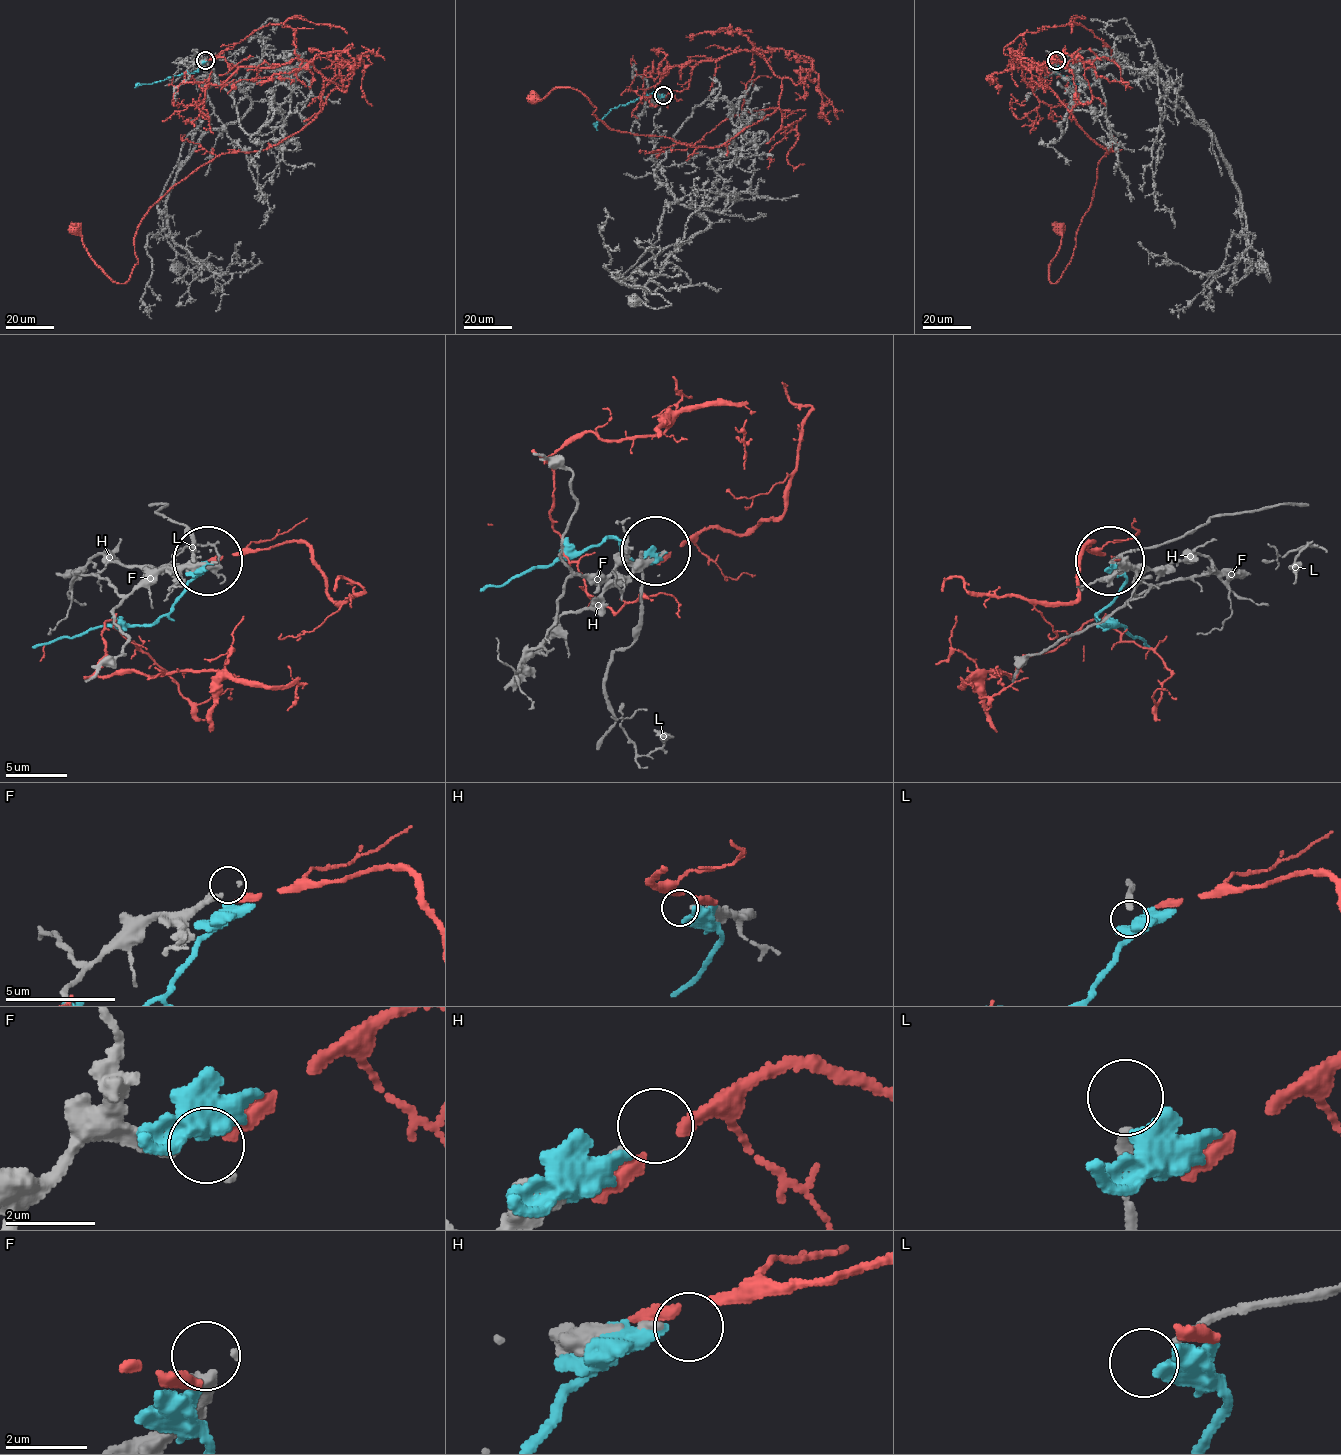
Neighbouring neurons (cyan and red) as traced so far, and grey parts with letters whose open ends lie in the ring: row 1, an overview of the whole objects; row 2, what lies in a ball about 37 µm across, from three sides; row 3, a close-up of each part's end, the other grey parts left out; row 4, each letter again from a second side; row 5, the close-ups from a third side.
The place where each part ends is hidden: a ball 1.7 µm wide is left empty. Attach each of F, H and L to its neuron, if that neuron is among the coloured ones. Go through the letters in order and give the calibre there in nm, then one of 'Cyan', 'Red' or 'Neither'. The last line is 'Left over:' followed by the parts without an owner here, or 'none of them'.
F: Thickness 260 nm. Neither
H: Thickness 170 nm. Neither
L: Thickness 240 nm. Neither
Left over: F, H, L

